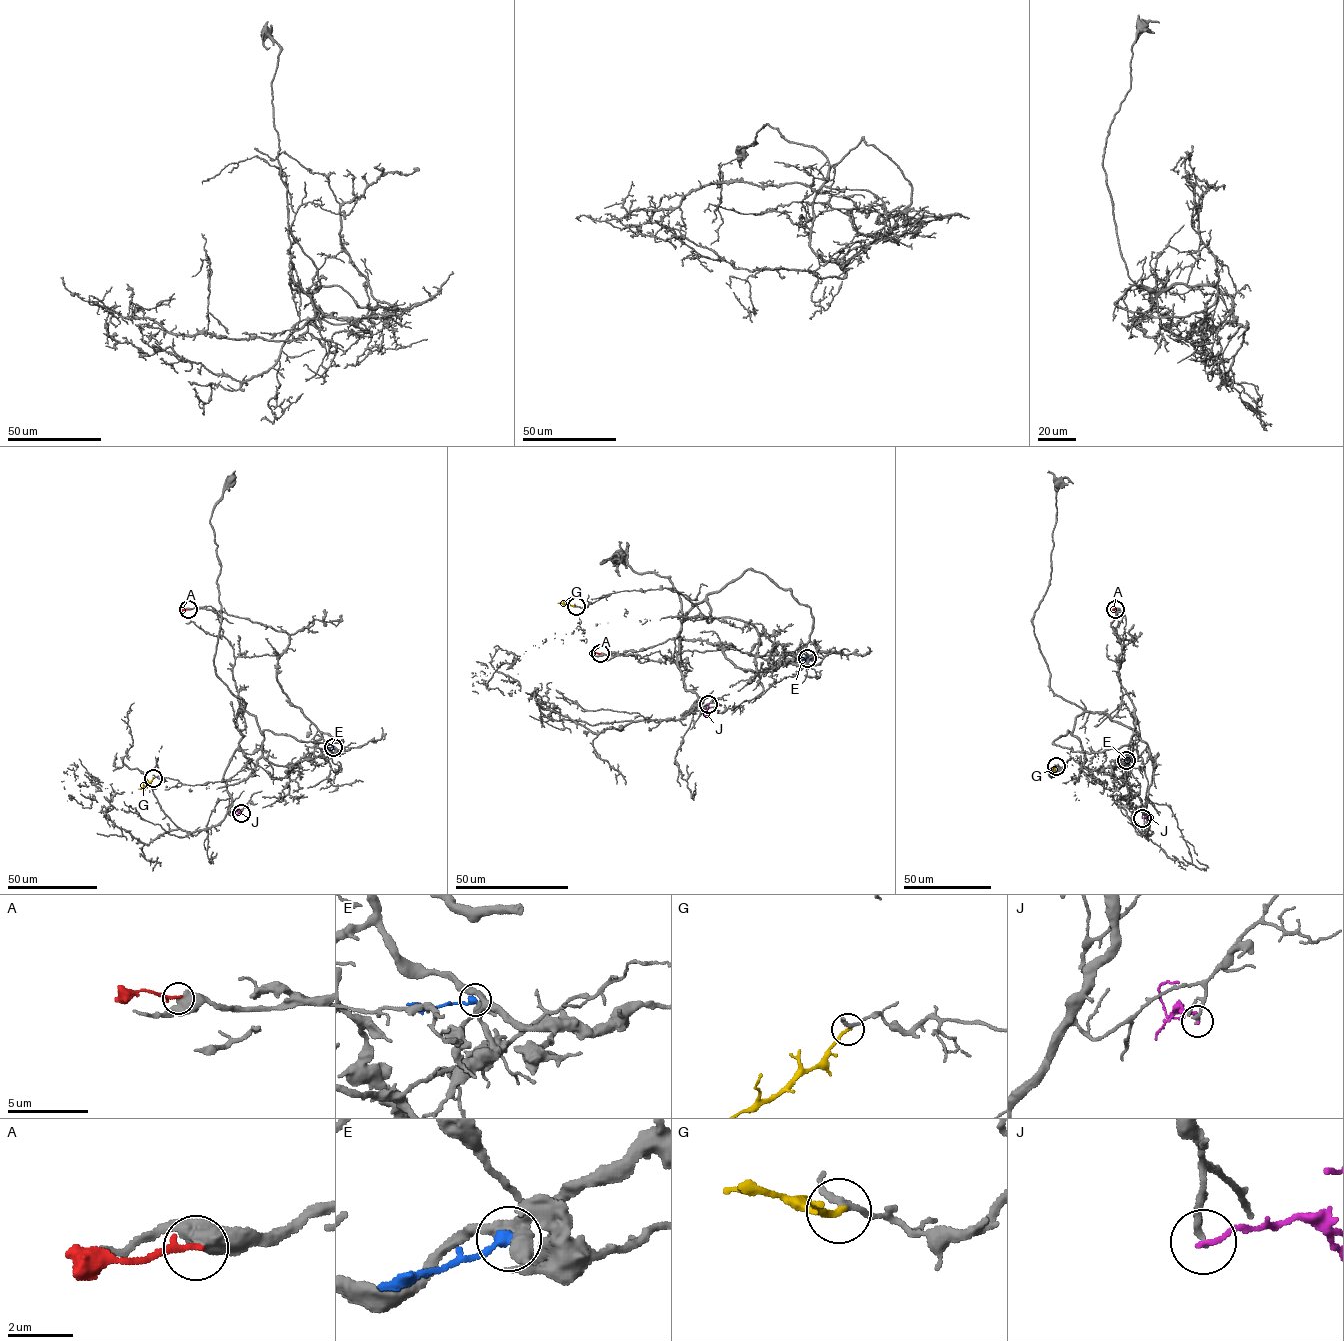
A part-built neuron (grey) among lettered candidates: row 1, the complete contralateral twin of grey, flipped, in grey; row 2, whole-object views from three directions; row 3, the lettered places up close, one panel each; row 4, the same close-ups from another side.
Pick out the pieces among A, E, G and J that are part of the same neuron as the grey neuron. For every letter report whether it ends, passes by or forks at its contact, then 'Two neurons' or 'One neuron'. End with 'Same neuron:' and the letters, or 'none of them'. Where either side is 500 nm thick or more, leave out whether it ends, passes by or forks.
A: Two neurons
E: It ends there. Two neurons
G: It ends there. One neuron
J: It ends there. Two neurons
Same neuron: G

